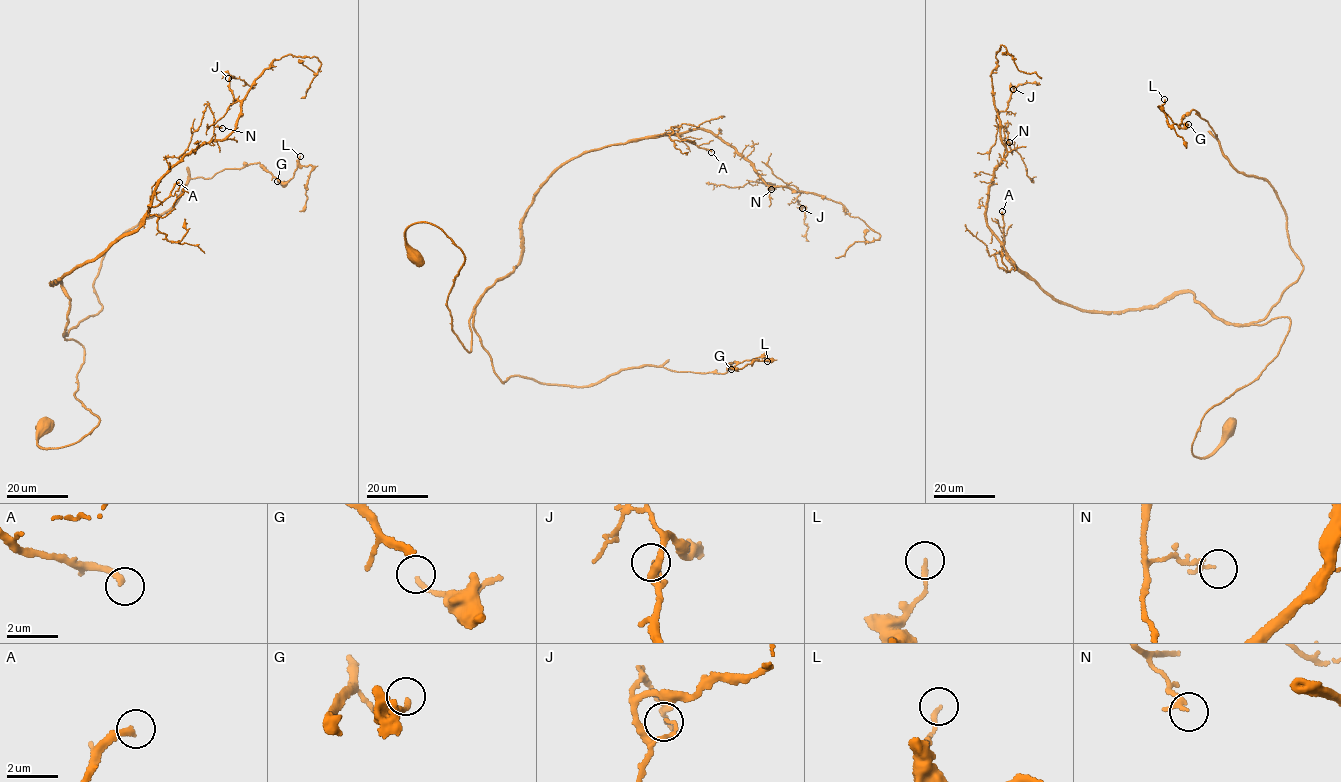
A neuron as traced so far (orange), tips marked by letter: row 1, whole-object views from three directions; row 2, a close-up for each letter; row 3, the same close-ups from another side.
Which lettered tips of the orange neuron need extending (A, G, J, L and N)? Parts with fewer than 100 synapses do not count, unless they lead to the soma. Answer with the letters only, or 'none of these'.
none of these

